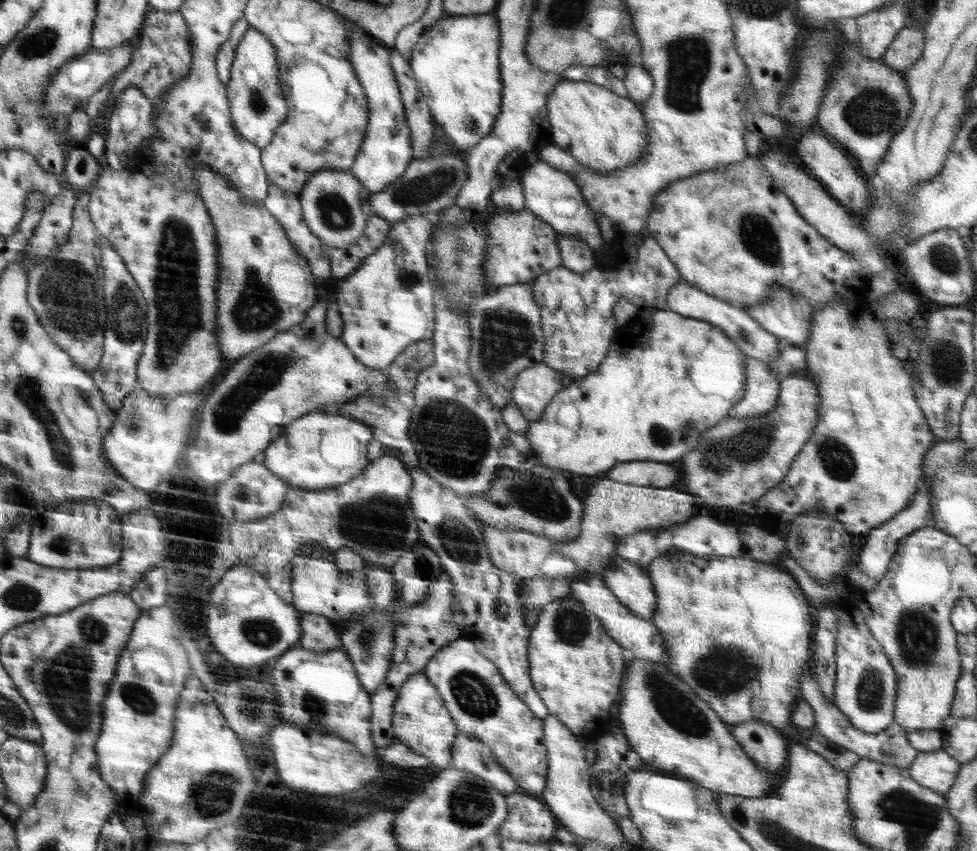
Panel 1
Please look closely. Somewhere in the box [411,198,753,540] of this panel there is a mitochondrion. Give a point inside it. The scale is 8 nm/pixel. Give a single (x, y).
(506, 334)

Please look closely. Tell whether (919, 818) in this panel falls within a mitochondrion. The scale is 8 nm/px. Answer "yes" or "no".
yes

